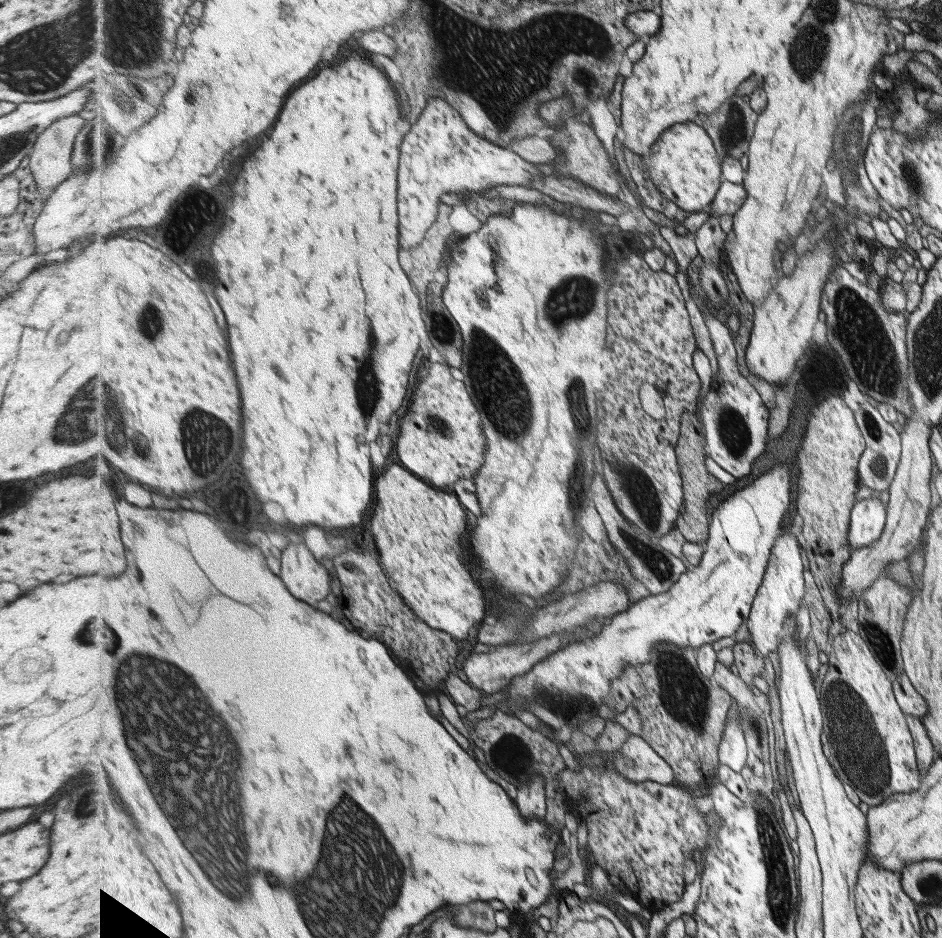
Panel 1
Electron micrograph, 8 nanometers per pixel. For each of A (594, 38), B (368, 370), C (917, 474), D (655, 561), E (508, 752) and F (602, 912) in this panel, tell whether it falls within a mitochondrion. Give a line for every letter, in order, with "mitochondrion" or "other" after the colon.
A: mitochondrion
B: mitochondrion
C: other
D: mitochondrion
E: mitochondrion
F: other

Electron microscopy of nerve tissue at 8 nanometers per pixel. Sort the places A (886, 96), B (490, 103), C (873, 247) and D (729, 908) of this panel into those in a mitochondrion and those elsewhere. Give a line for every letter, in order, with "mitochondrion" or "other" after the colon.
A: other
B: mitochondrion
C: other
D: other

